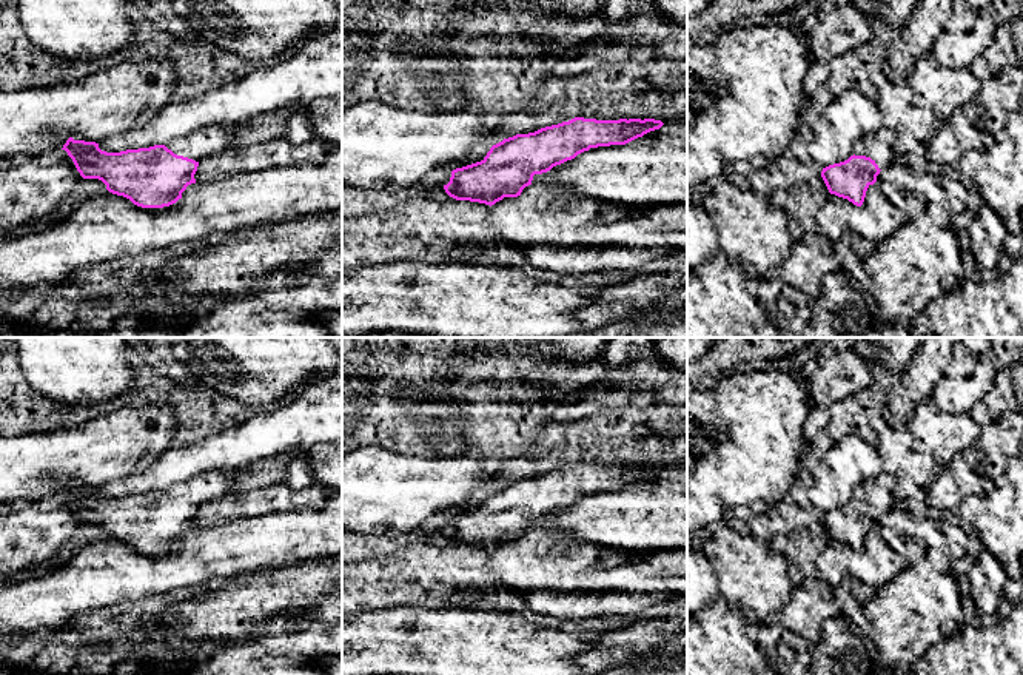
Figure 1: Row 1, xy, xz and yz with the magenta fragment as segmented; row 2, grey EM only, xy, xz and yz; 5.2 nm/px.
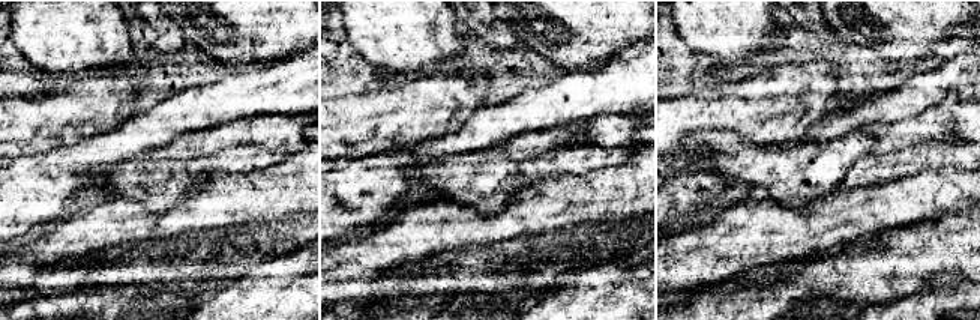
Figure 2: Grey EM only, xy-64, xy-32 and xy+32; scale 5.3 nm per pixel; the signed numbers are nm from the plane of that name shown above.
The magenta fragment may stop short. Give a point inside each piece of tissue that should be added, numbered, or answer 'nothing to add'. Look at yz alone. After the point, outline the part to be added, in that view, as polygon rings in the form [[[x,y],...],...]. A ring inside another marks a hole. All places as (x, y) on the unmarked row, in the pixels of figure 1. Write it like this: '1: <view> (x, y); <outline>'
1: yz (878, 490); [[[881,472],[878,476],[857,484],[854,489],[854,499],[870,502],[880,515],[884,515],[897,504],[894,485],[895,478]]]

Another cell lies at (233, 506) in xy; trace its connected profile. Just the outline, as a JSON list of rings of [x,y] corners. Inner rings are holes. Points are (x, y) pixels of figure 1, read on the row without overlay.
[[[282,482],[245,493],[230,492],[220,499],[200,505],[194,524],[196,529],[211,529],[236,519],[262,516],[279,510],[322,509],[336,490],[317,482],[302,489],[291,489]]]

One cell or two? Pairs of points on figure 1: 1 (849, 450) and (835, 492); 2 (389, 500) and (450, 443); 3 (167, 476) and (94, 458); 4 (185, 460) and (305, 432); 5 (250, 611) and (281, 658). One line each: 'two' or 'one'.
1: one
2: two
3: two
4: one
5: two

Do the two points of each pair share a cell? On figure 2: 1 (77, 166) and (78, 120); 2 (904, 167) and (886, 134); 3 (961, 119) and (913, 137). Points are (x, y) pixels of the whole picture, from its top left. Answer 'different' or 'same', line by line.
1: different
2: different
3: same

